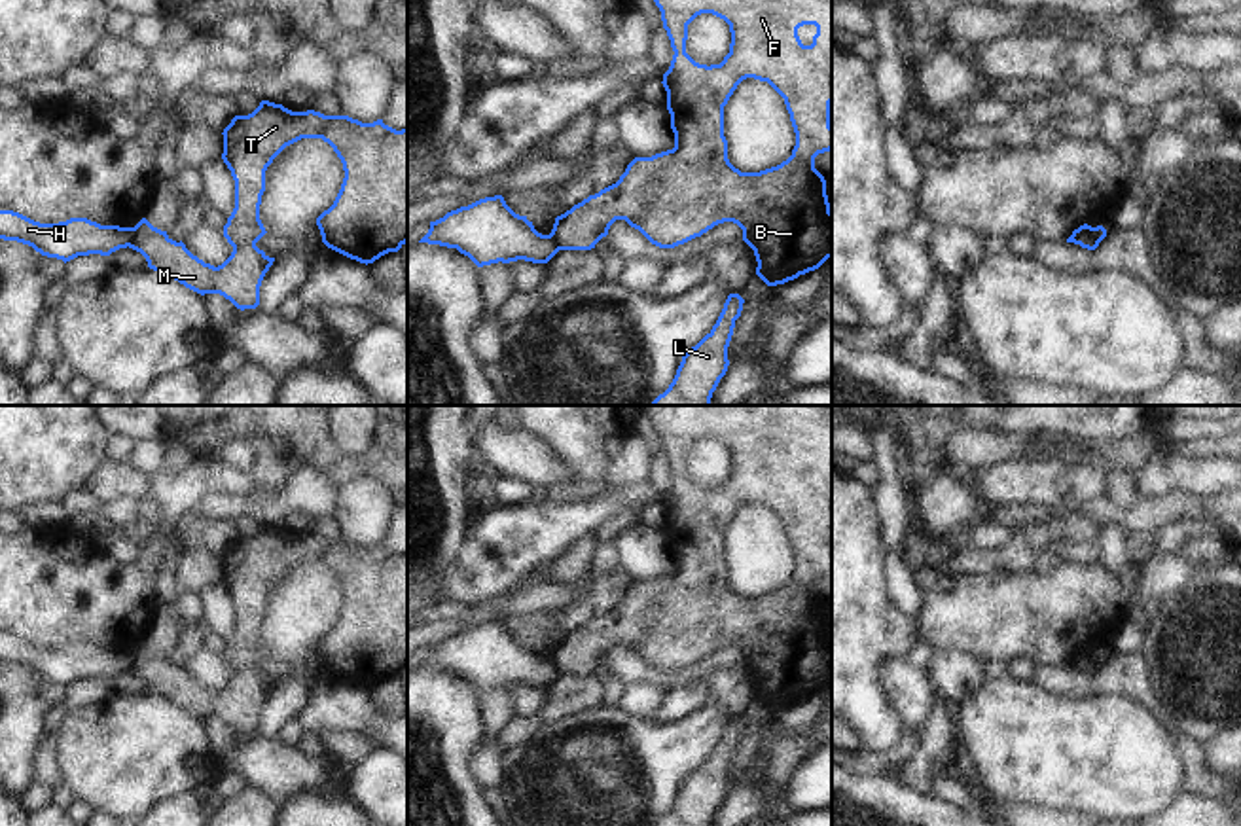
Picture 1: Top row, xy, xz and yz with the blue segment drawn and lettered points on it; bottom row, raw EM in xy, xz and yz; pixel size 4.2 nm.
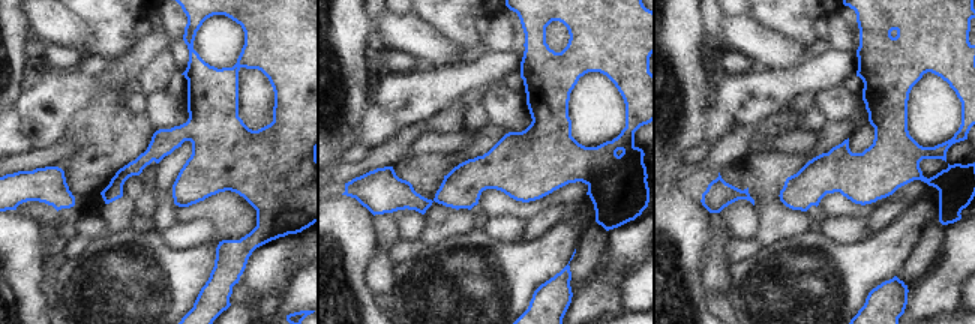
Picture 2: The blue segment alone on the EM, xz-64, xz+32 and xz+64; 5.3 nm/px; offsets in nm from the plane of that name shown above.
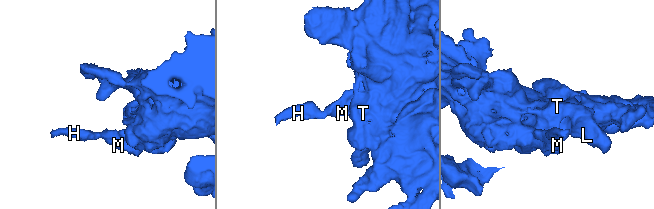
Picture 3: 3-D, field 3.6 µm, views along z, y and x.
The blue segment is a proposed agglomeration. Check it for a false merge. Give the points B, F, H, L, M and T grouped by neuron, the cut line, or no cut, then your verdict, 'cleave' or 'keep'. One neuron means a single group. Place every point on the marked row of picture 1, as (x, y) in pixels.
B F L M T / H; cut in xy along (133, 228), (133, 239), (127, 245); cleave

